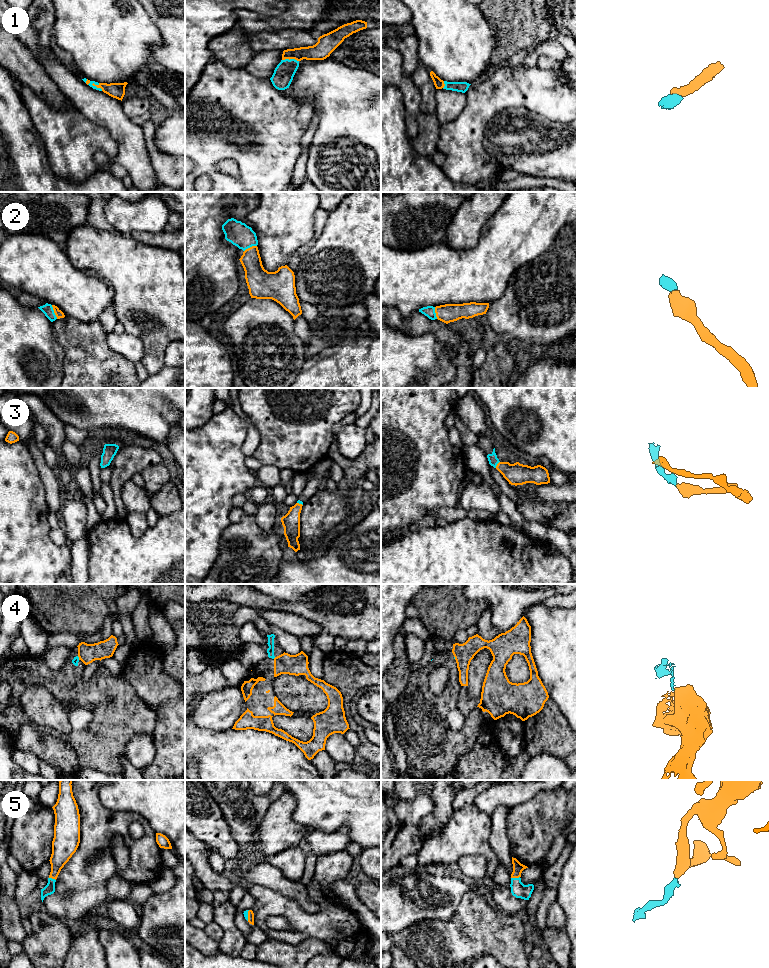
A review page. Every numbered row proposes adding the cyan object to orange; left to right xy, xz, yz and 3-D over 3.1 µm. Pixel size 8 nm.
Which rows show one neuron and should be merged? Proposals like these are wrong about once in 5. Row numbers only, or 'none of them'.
1, 2, 3, 5

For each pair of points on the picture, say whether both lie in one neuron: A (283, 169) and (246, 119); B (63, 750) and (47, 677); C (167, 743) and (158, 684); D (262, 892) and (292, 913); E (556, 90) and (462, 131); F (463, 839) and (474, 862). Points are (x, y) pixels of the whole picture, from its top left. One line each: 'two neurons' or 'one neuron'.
A: one neuron
B: two neurons
C: one neuron
D: one neuron
E: one neuron
F: two neurons

